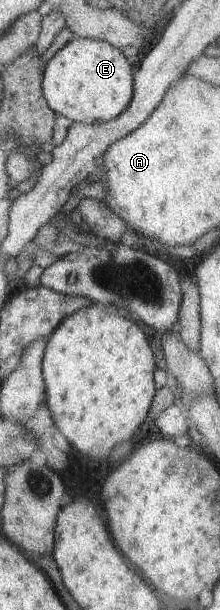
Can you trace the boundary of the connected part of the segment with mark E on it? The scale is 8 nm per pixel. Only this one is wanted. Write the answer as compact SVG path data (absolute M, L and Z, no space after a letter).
M72 38L47 61L40 87L56 115L73 122L105 122L119 115L133 95L131 67L122 50L93 38Z

